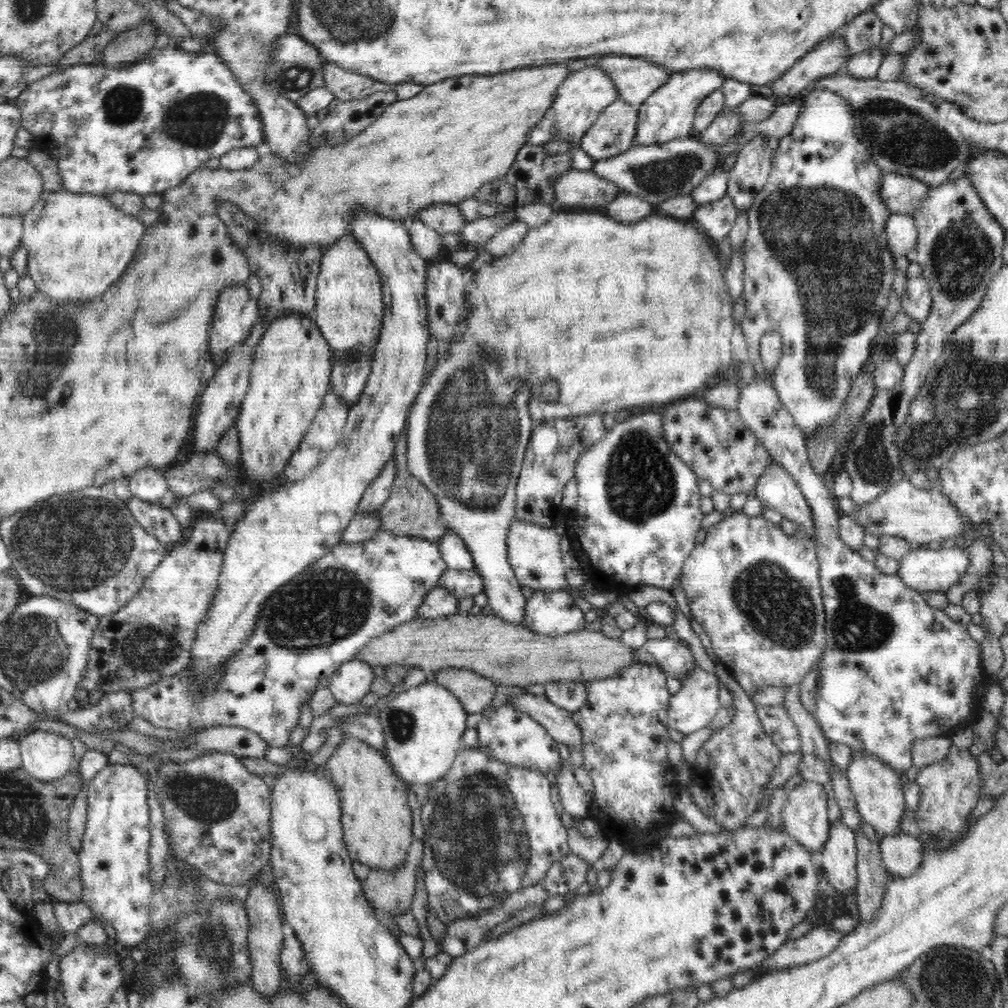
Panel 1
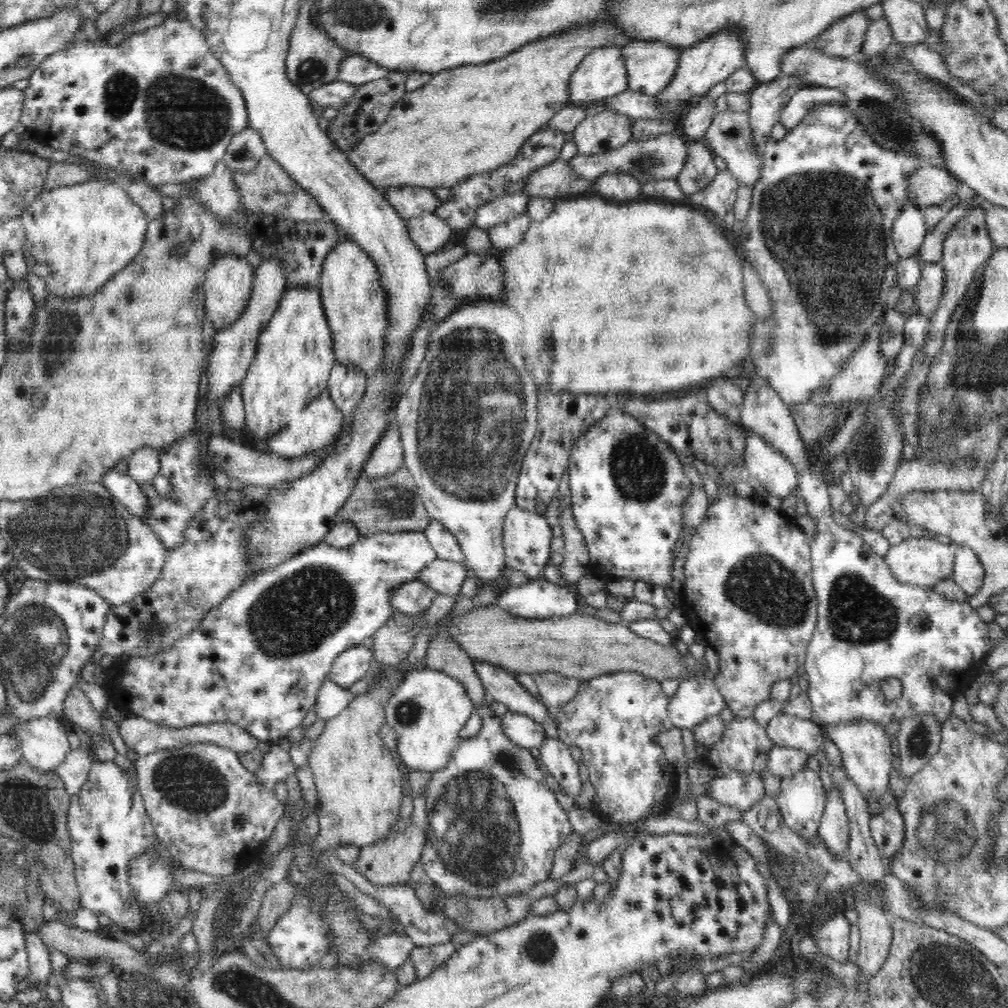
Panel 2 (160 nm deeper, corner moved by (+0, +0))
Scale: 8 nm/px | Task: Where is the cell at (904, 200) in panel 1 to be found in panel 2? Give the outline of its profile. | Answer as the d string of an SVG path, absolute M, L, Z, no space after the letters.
M923 162L912 176L908 188L908 199L912 207L925 211L932 206L940 206L948 198L956 196L960 182L943 167L935 167Z

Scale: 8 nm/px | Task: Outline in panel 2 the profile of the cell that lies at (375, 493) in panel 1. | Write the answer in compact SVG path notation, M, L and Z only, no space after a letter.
M395 423L390 424L377 440L368 455L363 470L368 474L368 479L379 479L392 474L396 469L405 466L403 446L400 440L400 431Z

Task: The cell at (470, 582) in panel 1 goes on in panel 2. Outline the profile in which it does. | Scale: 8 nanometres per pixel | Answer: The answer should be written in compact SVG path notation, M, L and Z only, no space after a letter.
M436 559L420 570L418 578L440 594L456 596L466 580L466 567L464 563Z

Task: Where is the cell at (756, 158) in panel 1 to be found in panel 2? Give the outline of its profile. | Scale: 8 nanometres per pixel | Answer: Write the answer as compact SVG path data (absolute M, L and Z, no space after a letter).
M796 75L778 77L772 82L762 83L750 91L749 121L755 150L761 152L768 141L772 126L779 122L782 109L794 93L804 87Z

